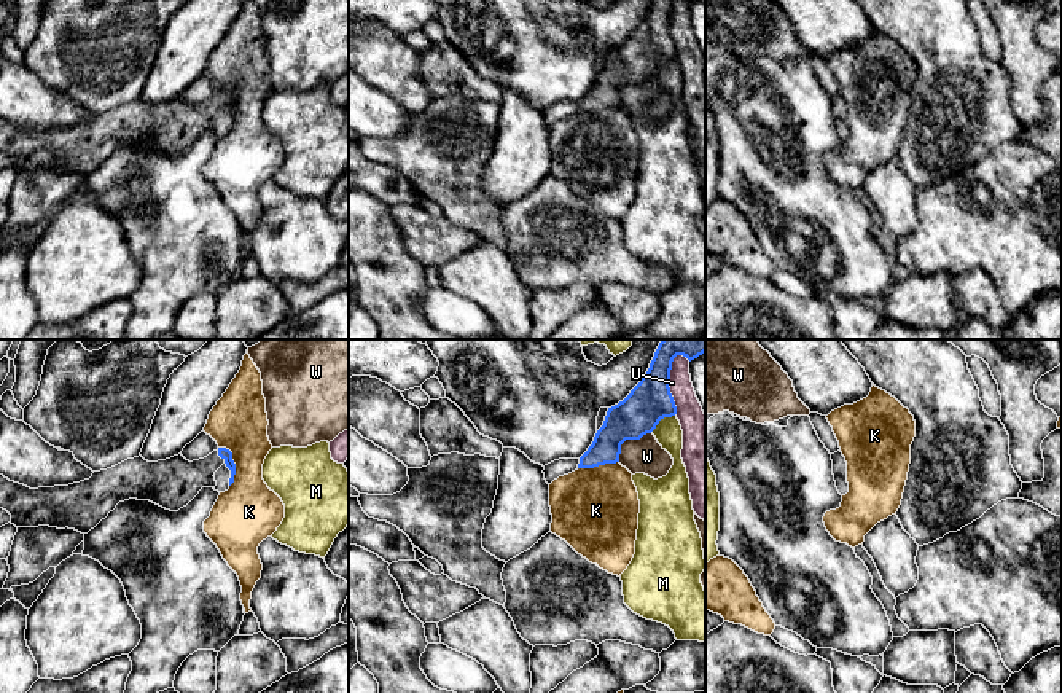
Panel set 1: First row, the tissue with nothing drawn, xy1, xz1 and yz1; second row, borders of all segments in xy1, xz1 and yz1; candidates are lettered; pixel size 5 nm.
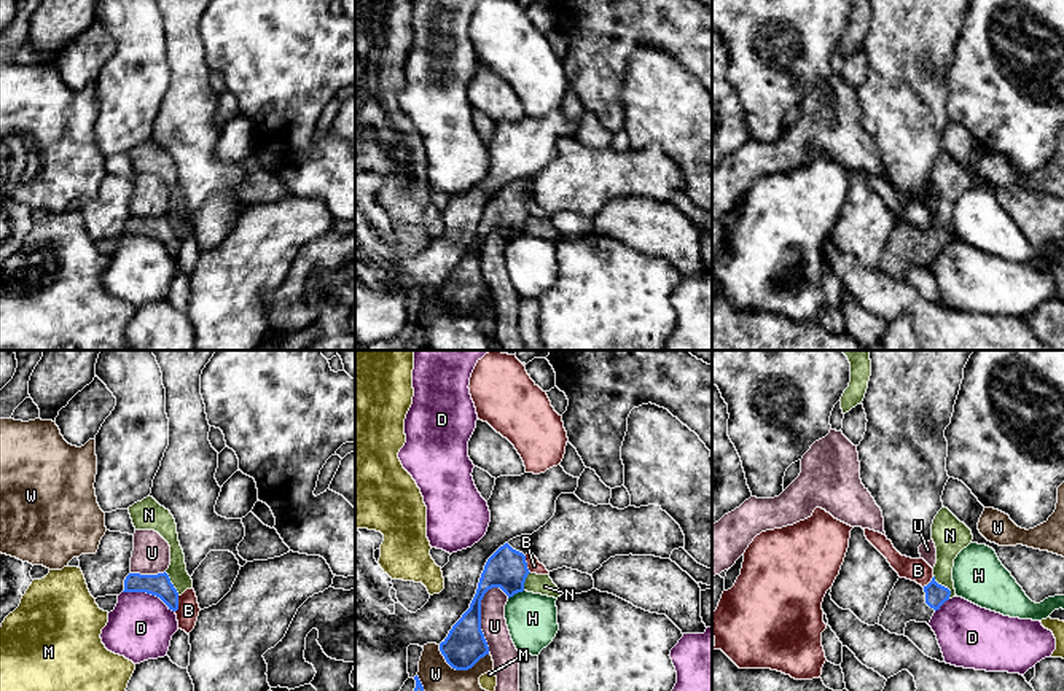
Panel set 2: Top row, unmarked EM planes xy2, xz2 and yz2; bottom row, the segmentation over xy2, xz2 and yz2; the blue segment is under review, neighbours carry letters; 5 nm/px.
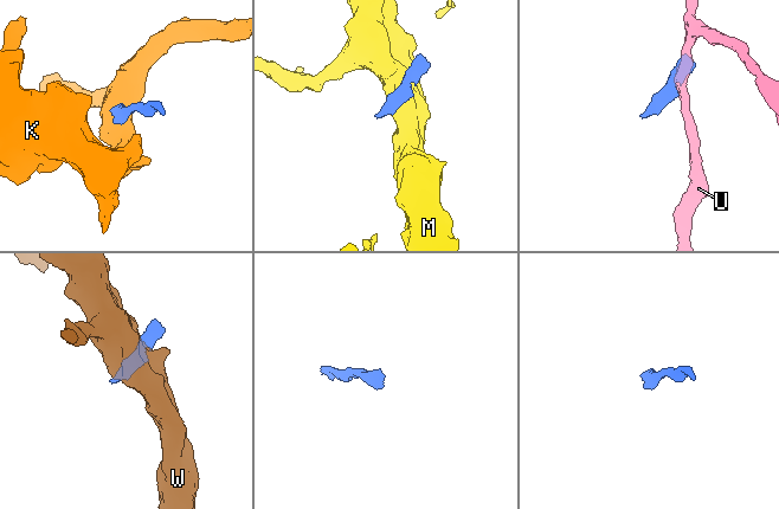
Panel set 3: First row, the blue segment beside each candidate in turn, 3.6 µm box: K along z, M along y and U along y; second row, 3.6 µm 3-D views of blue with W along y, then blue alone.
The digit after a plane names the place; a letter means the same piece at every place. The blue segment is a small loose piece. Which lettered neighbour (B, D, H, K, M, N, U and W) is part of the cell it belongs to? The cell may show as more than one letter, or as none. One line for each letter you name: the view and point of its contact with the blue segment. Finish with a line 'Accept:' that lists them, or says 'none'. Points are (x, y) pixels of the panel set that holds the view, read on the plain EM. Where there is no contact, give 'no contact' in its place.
Accept: none

